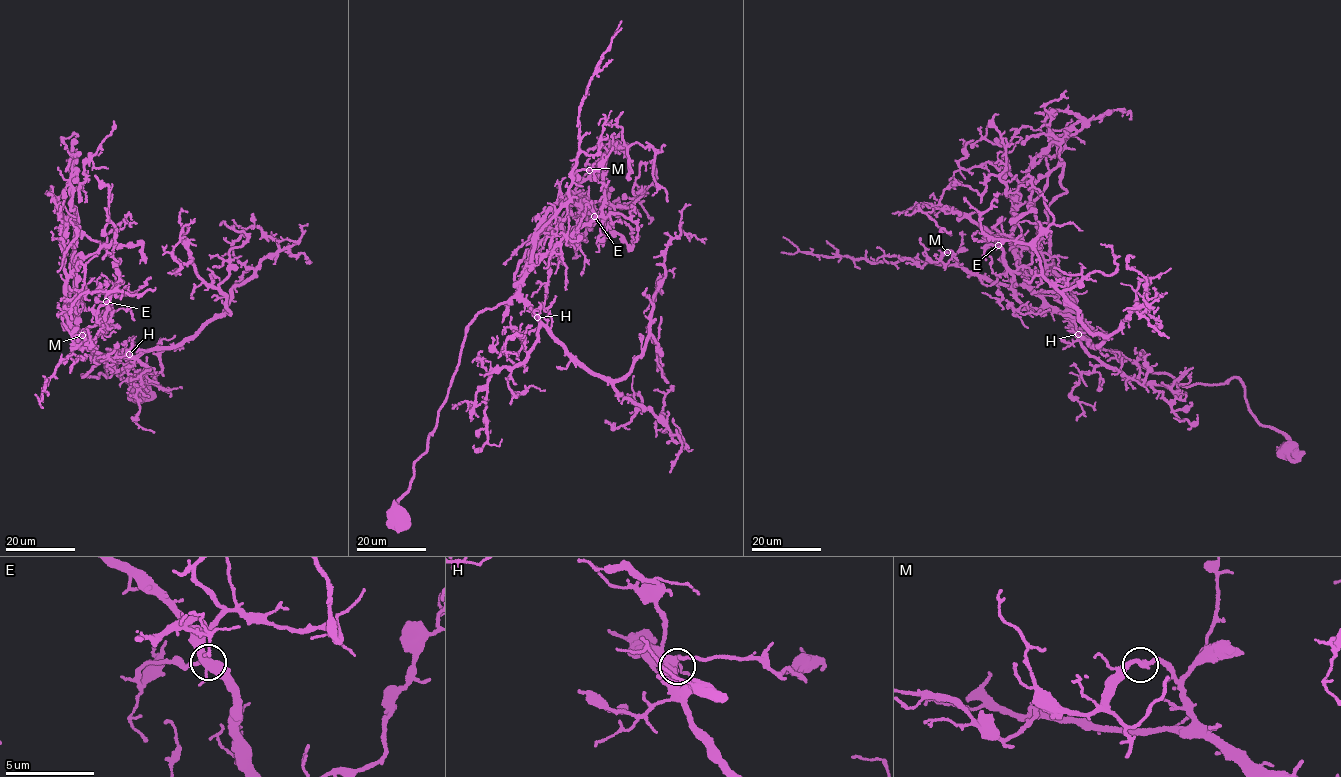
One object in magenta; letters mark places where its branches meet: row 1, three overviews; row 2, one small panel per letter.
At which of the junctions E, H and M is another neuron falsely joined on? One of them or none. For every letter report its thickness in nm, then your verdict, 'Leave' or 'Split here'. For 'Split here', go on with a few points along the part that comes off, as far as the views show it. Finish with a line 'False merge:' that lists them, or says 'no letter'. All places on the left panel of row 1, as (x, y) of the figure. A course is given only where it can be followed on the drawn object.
E: Thickness 320 nm. Leave
H: Thickness 480 nm. Leave
M: Thickness 260 nm. Leave
False merge: no letter

